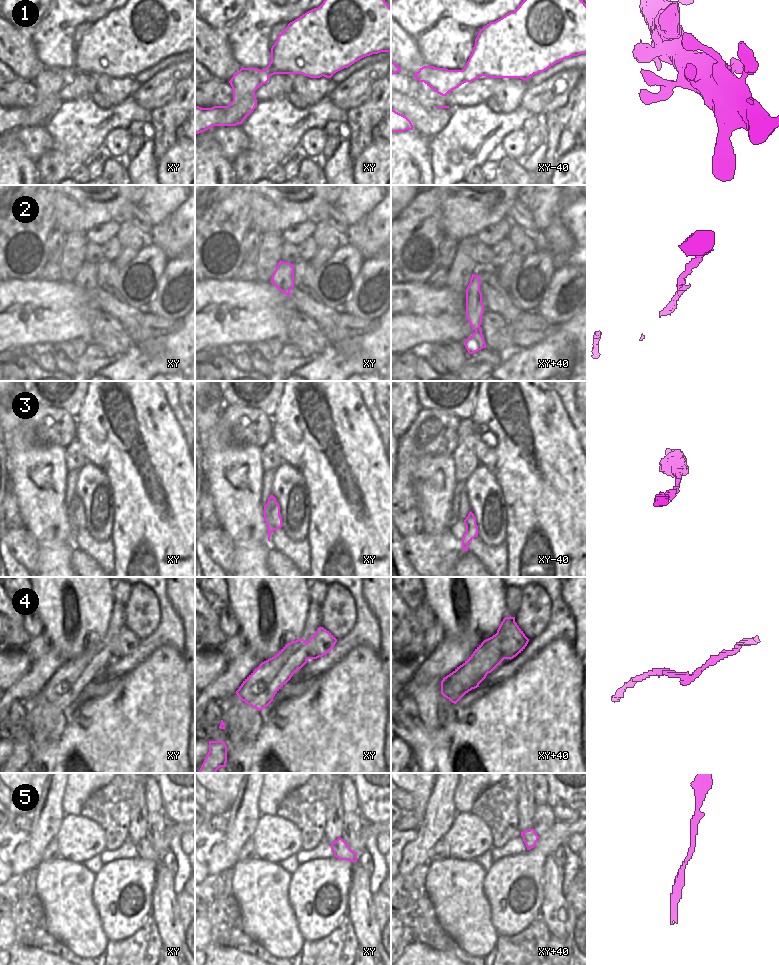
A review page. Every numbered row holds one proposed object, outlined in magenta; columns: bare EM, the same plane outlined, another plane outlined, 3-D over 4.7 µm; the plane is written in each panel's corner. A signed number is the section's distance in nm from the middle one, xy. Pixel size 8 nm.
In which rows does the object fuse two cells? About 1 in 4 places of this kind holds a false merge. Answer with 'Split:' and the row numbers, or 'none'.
Split: 4

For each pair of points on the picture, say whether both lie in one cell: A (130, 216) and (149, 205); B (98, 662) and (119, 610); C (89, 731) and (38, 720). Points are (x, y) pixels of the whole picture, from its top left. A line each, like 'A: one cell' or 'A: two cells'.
A: two cells
B: one cell
C: two cells

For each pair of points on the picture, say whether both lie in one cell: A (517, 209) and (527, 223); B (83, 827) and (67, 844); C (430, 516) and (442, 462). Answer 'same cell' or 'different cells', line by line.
A: same cell
B: same cell
C: same cell

